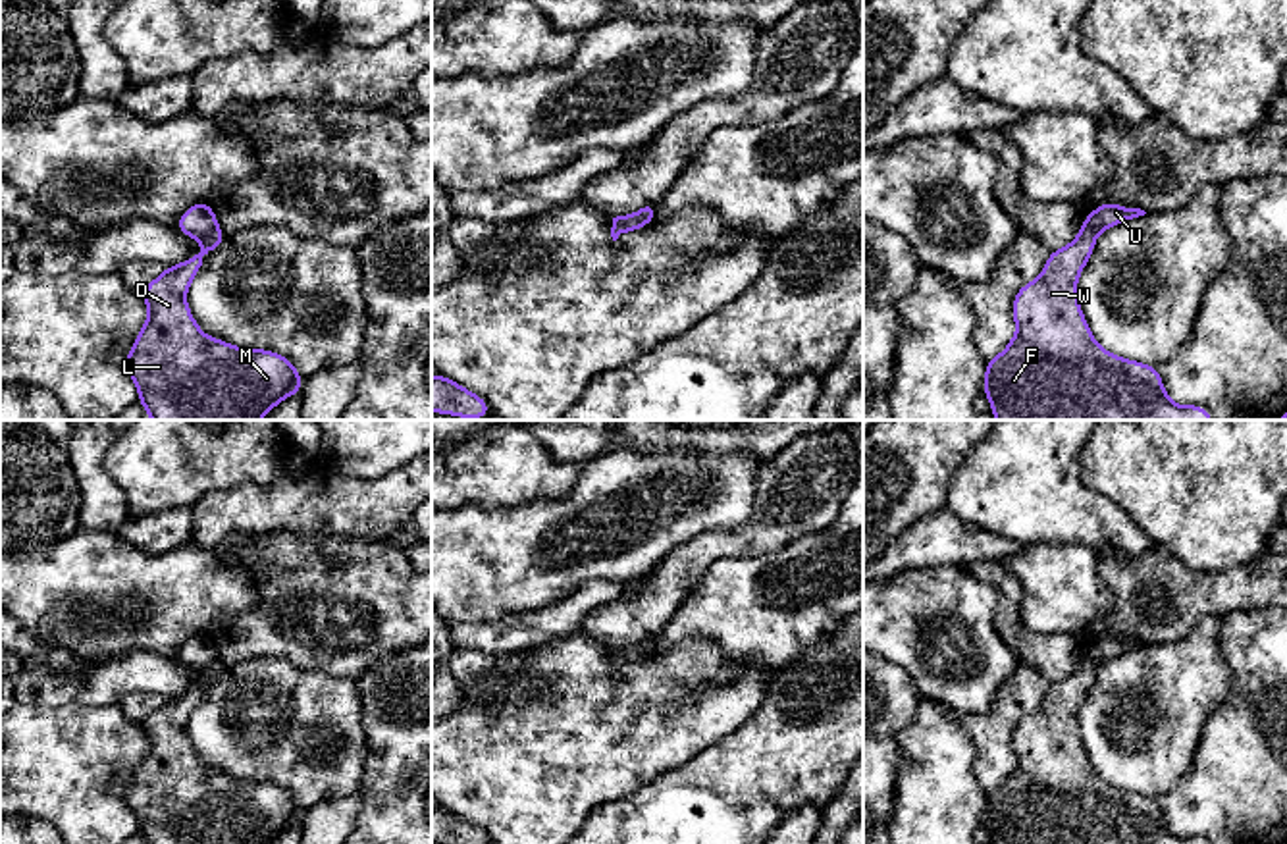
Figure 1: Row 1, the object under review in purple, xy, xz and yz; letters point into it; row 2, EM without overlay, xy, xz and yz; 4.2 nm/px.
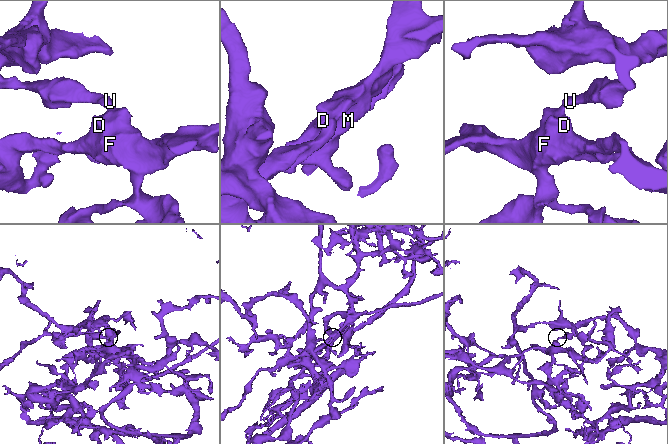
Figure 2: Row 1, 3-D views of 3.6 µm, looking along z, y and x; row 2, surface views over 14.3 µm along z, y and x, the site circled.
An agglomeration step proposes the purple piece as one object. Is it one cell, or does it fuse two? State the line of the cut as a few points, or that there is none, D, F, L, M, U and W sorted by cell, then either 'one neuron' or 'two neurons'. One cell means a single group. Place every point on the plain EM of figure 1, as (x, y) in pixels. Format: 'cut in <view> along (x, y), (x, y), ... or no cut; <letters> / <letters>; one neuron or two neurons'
cut in xy along (216, 659), (203, 671); D F L M W / U; two neurons

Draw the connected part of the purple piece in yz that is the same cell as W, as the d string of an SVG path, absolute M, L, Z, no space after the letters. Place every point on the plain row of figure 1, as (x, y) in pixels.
M1083 657L1075 673L1050 682L1042 705L1015 725L1015 769L1002 786L986 792L983 823L992 844L1208 844L1200 836L1171 834L1156 798L1112 786L1090 767L1075 715L1094 673L1096 665Z

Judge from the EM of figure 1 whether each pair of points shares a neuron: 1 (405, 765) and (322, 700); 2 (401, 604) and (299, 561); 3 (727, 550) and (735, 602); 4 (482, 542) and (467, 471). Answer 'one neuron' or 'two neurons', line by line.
1: two neurons
2: one neuron
3: two neurons
4: two neurons

